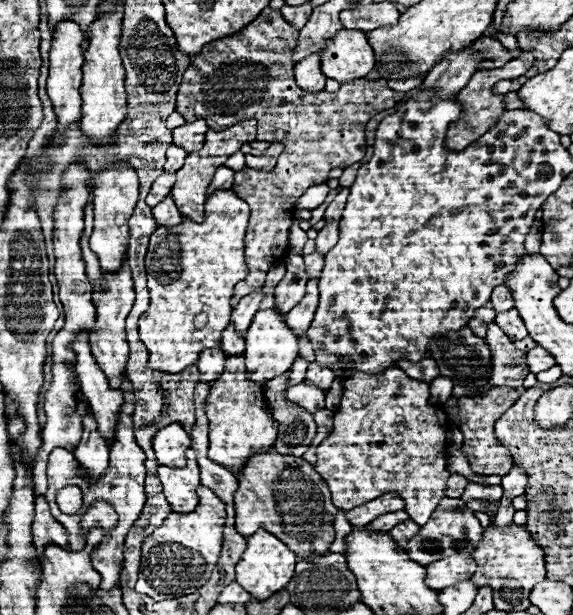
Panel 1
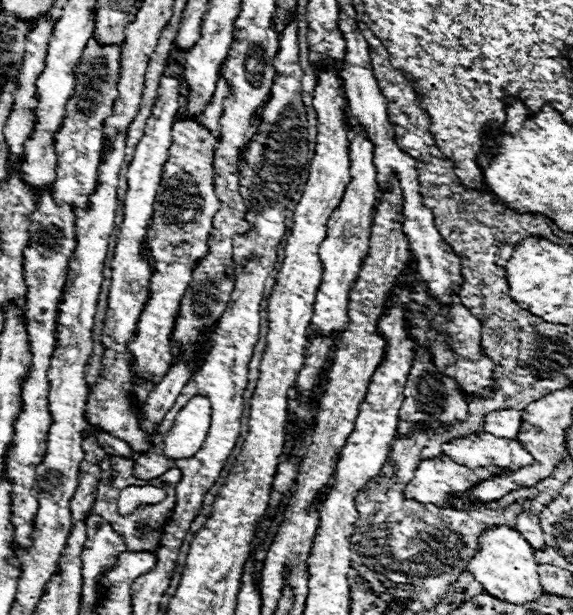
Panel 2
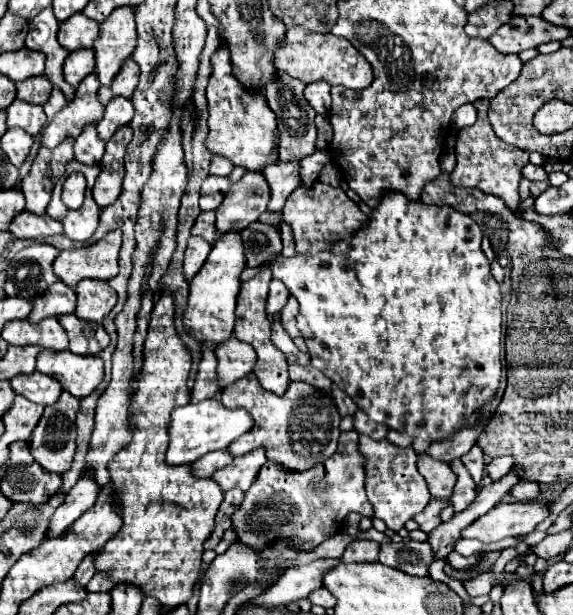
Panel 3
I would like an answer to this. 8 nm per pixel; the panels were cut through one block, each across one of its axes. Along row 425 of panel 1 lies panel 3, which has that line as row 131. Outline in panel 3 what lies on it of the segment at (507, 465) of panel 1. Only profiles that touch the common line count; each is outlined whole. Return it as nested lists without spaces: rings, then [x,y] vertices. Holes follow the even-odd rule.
[[[476,100],[474,106],[478,108],[478,120],[474,126],[460,130],[460,138],[456,140],[456,168],[450,174],[452,184],[464,188],[478,188],[482,192],[502,199],[511,210],[516,210],[520,202],[519,183],[522,179],[522,168],[528,162],[528,152],[506,144],[500,140],[490,122],[488,122],[488,100]]]

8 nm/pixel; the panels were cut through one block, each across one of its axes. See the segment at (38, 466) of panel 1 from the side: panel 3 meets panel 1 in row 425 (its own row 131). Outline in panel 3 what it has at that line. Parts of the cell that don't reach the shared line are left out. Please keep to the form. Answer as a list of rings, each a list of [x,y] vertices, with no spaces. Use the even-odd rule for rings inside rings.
[[[94,72],[78,84],[74,98],[46,126],[42,134],[42,146],[54,148],[64,138],[80,136],[86,124],[98,124],[102,120],[104,106],[96,98],[98,88],[100,88],[100,82],[96,80]]]

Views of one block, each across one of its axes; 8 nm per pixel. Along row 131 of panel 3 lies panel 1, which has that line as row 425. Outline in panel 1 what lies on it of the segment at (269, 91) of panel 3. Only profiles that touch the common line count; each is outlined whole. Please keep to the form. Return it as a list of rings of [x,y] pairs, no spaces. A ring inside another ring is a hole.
[[[288,372],[264,384],[266,402],[274,420],[278,422],[278,438],[274,442],[274,450],[280,454],[304,456],[316,434],[316,422],[308,410],[286,398],[286,390]]]

